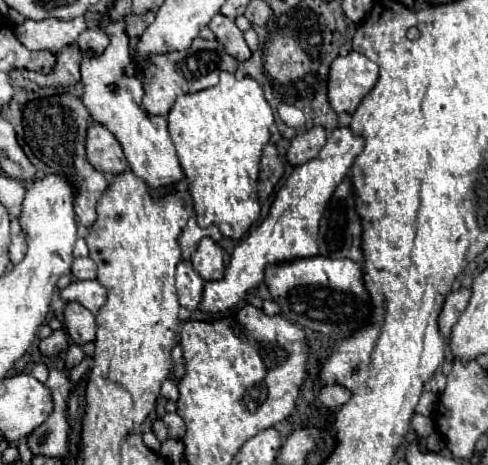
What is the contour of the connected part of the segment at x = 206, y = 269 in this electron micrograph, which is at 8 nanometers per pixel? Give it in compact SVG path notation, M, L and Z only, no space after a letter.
M204 237L198 243L190 261L204 281L214 281L214 279L220 279L224 275L222 249L210 237Z

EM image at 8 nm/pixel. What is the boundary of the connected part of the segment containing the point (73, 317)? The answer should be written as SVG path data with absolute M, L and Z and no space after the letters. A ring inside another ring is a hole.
M66 303L64 325L66 325L66 331L72 337L72 341L76 341L78 345L94 341L94 337L96 337L94 315L80 303Z

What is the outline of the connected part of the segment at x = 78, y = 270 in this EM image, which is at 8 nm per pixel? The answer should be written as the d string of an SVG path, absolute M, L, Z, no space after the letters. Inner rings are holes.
M78 257L78 259L74 259L72 275L76 279L96 279L98 267L96 267L96 263L90 257L86 257L86 259L84 257Z

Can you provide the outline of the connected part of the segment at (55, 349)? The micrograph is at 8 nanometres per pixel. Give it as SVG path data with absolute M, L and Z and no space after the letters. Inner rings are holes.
M54 331L50 337L40 341L40 351L44 355L58 355L68 349L68 335L66 331Z

